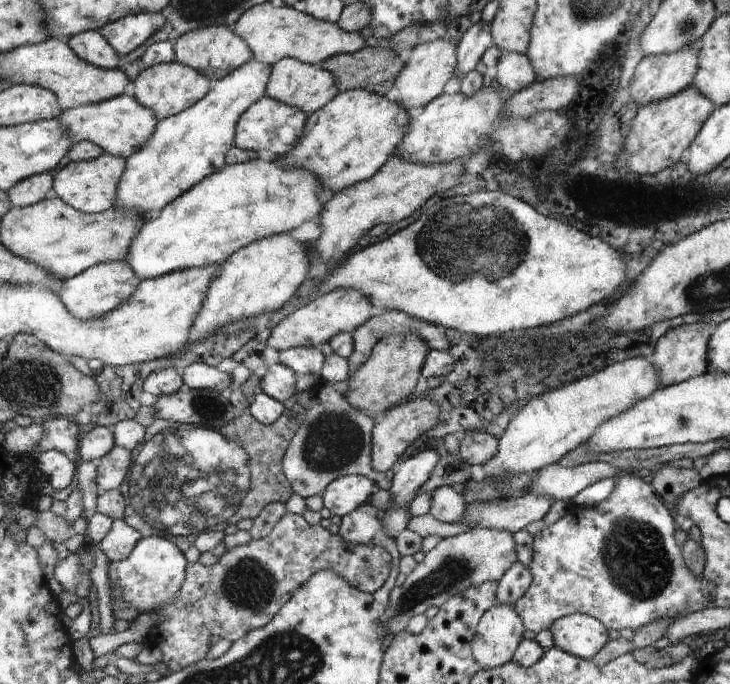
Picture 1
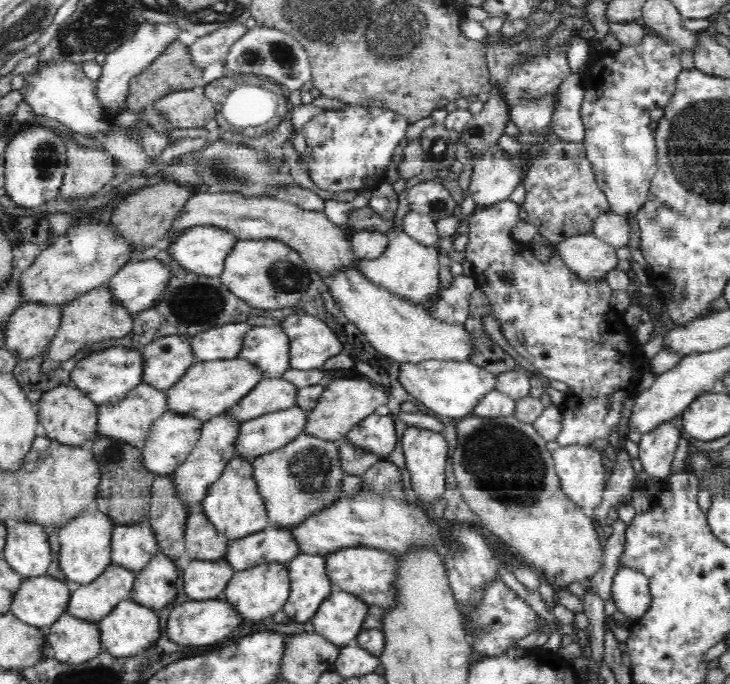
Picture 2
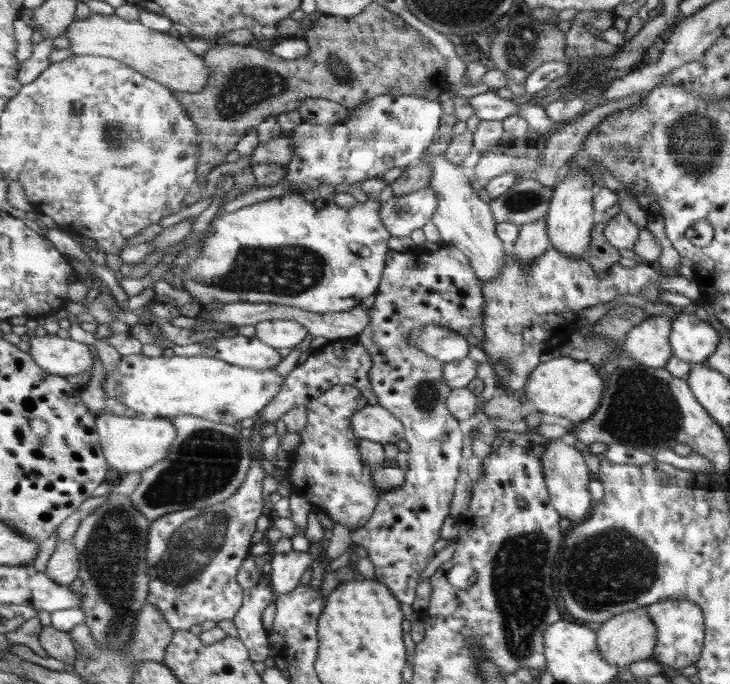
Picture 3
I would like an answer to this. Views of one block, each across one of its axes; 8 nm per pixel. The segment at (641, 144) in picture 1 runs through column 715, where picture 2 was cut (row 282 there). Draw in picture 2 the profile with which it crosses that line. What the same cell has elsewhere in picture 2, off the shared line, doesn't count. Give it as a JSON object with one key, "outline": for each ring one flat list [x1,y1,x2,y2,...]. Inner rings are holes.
{"outline":[[109,281,86,291,83,295,78,295,62,310,61,325,46,350,42,371,51,373,56,370,62,362,74,358,74,354,83,346,126,336,133,329,133,324,134,319,130,311,124,304,113,298,112,283]]}

